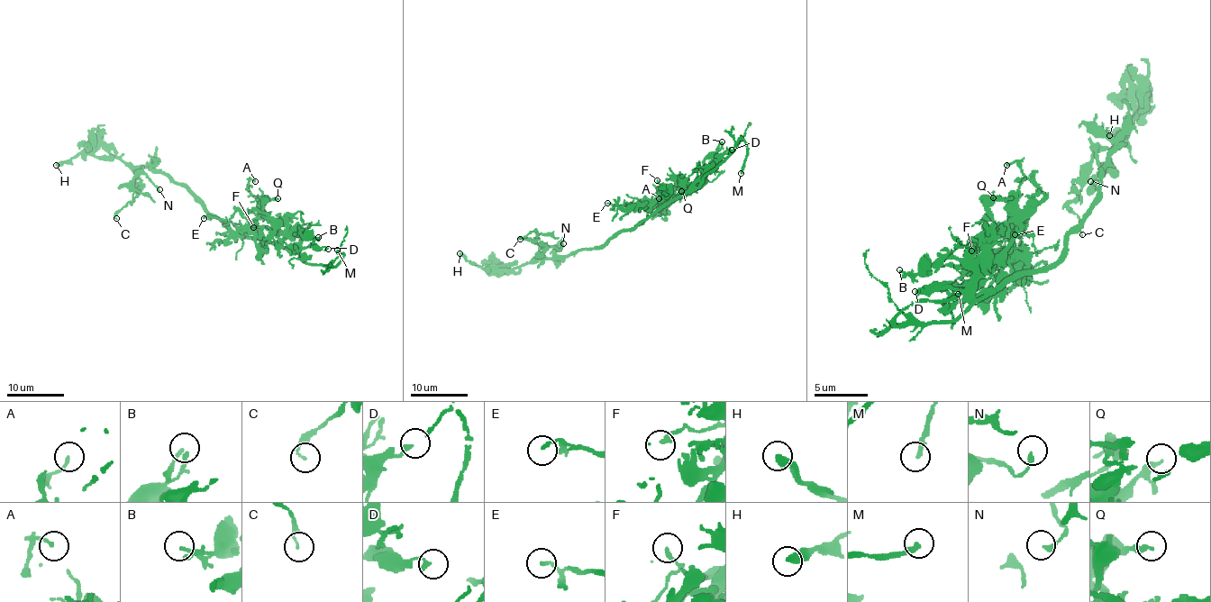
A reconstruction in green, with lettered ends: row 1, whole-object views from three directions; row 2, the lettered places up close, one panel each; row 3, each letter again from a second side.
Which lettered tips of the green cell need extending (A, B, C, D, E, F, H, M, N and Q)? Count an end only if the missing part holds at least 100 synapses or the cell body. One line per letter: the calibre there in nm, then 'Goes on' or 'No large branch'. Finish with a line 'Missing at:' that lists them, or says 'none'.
A: Thickness 150 nm. No large branch
B: Thickness 140 nm. No large branch
C: Thickness 90 nm. No large branch
D: Thickness 200 nm. No large branch
E: Thickness 150 nm. No large branch
F: Thickness 140 nm. No large branch
H: Thickness 400 nm. No large branch
M: Thickness 280 nm. Goes on
N: Thickness 200 nm. No large branch
Q: Thickness 260 nm. No large branch
Missing at: M

